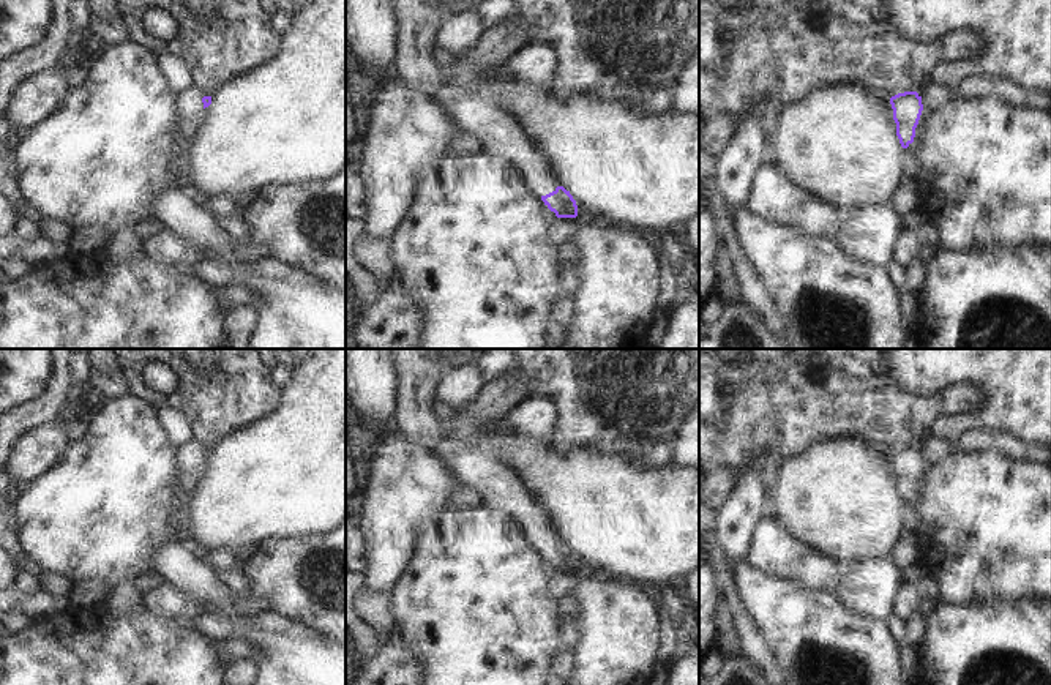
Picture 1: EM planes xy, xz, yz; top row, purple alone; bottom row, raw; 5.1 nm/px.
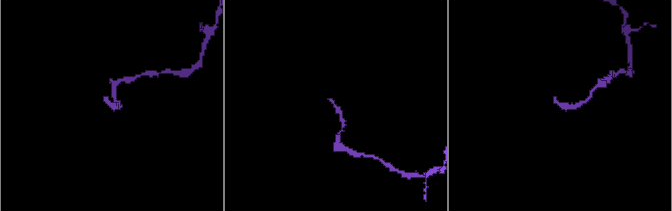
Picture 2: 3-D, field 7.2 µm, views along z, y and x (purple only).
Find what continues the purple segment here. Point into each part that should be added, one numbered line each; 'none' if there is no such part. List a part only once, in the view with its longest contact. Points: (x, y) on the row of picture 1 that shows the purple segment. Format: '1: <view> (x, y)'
1: xz (504, 136)

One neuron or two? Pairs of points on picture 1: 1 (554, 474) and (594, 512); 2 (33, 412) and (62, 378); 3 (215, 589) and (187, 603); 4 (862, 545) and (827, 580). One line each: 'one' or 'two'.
1: one
2: one
3: two
4: two

